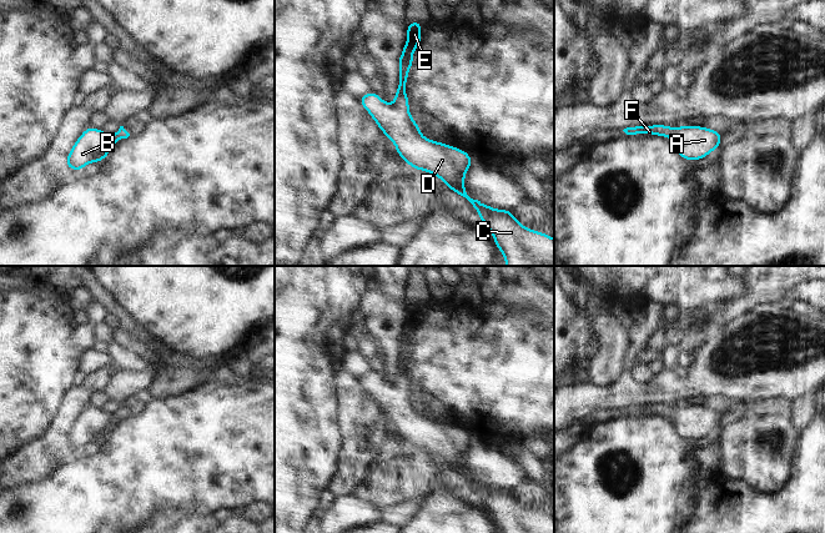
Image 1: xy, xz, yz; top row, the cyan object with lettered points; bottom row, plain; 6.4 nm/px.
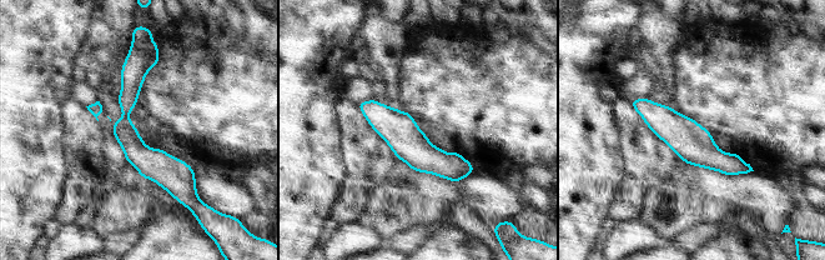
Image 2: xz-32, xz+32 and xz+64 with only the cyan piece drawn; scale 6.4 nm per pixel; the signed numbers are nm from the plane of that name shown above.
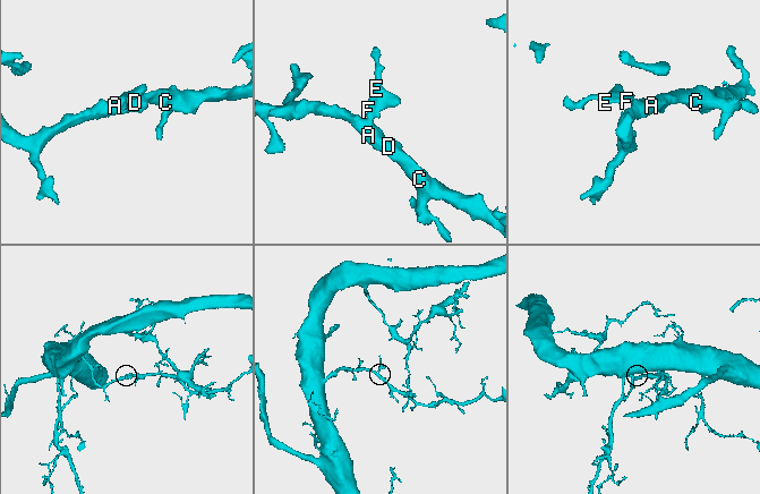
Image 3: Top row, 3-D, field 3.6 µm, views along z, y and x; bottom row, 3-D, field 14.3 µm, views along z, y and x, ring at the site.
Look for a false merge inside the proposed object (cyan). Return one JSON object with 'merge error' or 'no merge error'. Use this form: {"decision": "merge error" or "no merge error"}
{"decision": "no merge error"}

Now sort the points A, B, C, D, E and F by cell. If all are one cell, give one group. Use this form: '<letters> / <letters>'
A B C D E F

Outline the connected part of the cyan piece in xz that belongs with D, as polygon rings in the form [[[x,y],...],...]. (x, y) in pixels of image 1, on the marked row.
[[[414,20],[407,24],[407,42],[398,59],[399,80],[393,97],[396,102],[391,105],[383,101],[373,90],[367,95],[359,96],[359,104],[368,111],[381,131],[394,144],[398,156],[413,170],[423,170],[442,178],[451,191],[466,197],[473,205],[479,218],[493,235],[495,247],[503,253],[505,266],[554,266],[554,238],[542,231],[527,228],[517,221],[510,210],[497,210],[471,198],[466,192],[464,185],[464,176],[473,164],[469,154],[454,146],[423,137],[417,122],[409,115],[409,100],[406,94],[406,85],[408,82],[408,72],[413,65],[413,52],[423,40],[421,35],[423,25]]]

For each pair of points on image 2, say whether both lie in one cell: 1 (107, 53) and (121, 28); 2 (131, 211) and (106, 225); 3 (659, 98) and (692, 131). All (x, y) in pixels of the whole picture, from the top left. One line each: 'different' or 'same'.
1: different
2: same
3: same

